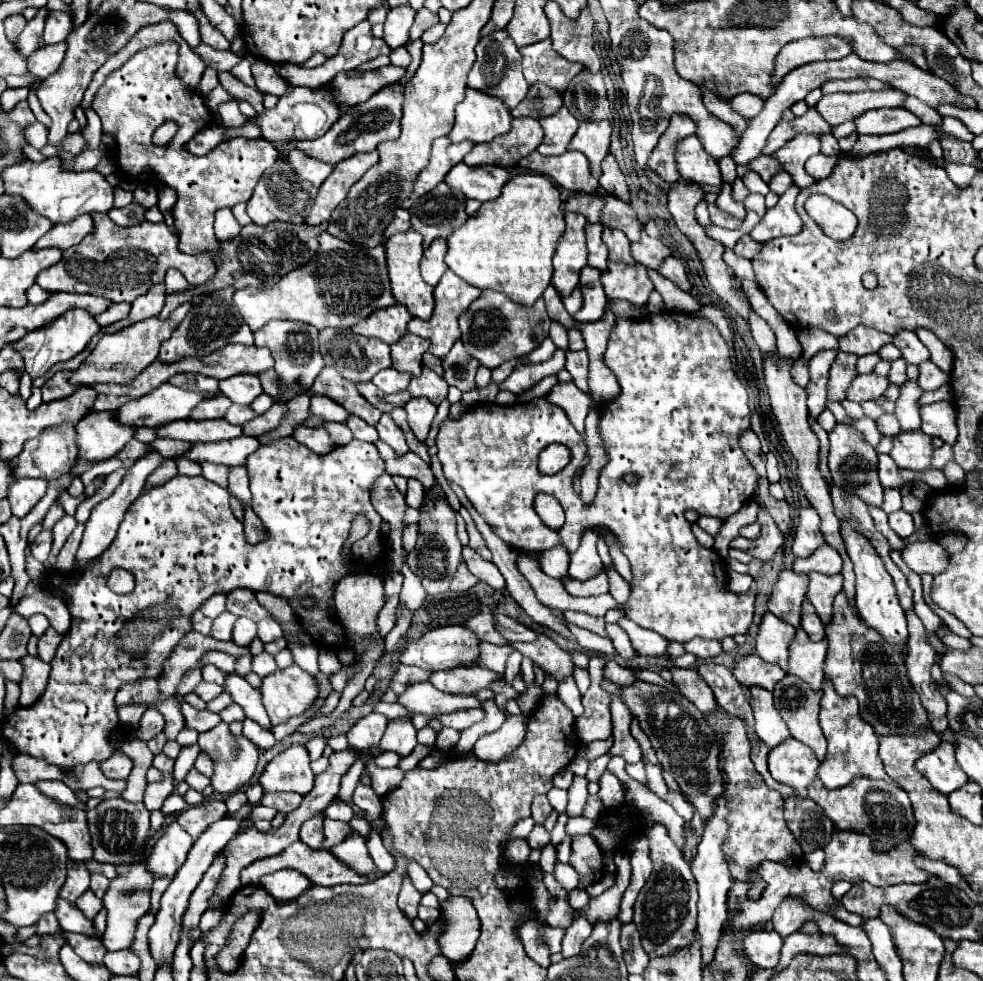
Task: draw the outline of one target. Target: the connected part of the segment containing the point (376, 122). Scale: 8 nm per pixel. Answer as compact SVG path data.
M403 83L387 85L379 93L375 93L369 101L349 107L331 129L313 141L293 141L291 147L305 151L311 157L317 157L327 163L339 163L343 159L349 159L355 153L367 153L373 151L379 143L397 139L399 137L399 121L401 121L401 109L403 109Z

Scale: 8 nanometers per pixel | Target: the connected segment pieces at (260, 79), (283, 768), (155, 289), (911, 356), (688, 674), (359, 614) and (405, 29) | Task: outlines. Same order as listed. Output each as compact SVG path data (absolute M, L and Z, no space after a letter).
M257 59L257 61L253 63L253 79L255 79L257 89L259 89L263 95L281 97L281 95L291 87L287 81L283 81L283 79L275 73L273 63L269 63L269 61L265 61L265 59Z
M291 745L279 753L261 773L263 793L295 791L307 795L313 789L313 771L309 767L309 753L303 745Z
M159 283L159 285L153 285L143 297L139 297L135 303L131 303L131 313L127 319L123 321L117 321L113 325L107 325L107 329L111 329L111 333L119 331L121 327L129 327L137 321L143 321L143 319L149 319L149 317L155 317L161 313L163 309L163 303L165 303L165 285Z
M899 331L899 333L893 337L893 345L901 349L903 359L905 359L907 363L919 365L919 363L930 359L930 353L925 353L925 347L923 347L923 344L913 331Z
M670 668L673 675L673 683L677 687L677 691L687 697L699 711L709 713L711 709L715 709L715 697L713 691L709 689L709 685L697 675L695 669Z
M345 575L335 583L335 607L339 621L359 635L377 635L375 619L383 601L383 581L365 575Z
M409 5L389 9L385 19L383 41L391 49L397 49L409 41L409 27L413 25L413 17L415 17L415 11Z

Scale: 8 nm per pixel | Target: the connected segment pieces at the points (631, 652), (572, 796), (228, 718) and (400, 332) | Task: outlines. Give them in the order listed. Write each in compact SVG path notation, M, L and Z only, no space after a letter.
M607 623L607 633L609 633L611 641L613 641L613 647L617 649L617 653L619 653L623 659L629 661L629 659L637 657L637 651L633 649L633 645L631 645L627 633L625 633L619 625L615 625L615 623Z
M575 775L573 785L569 787L569 805L567 805L567 815L569 817L581 817L583 807L587 801L587 779Z
M232 703L220 713L222 721L230 724L234 721L243 721L245 719L245 714L243 709L236 703Z
M395 303L387 309L379 309L379 311L371 313L371 317L357 323L353 327L353 331L359 333L359 335L365 335L365 337L383 339L385 343L391 345L407 333L407 323L409 321L411 321L411 315L405 309L405 305Z

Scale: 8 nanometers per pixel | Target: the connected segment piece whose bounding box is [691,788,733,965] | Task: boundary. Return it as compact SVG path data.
M726 788L723 795L715 799L715 813L713 817L707 819L705 831L703 831L703 841L697 847L697 857L691 865L693 877L699 887L699 917L697 917L697 929L701 933L701 953L703 953L703 965L713 959L713 953L717 949L723 925L727 921L727 891L733 885L731 873L729 873L729 863L723 857L723 843L727 841L727 797L725 797Z

